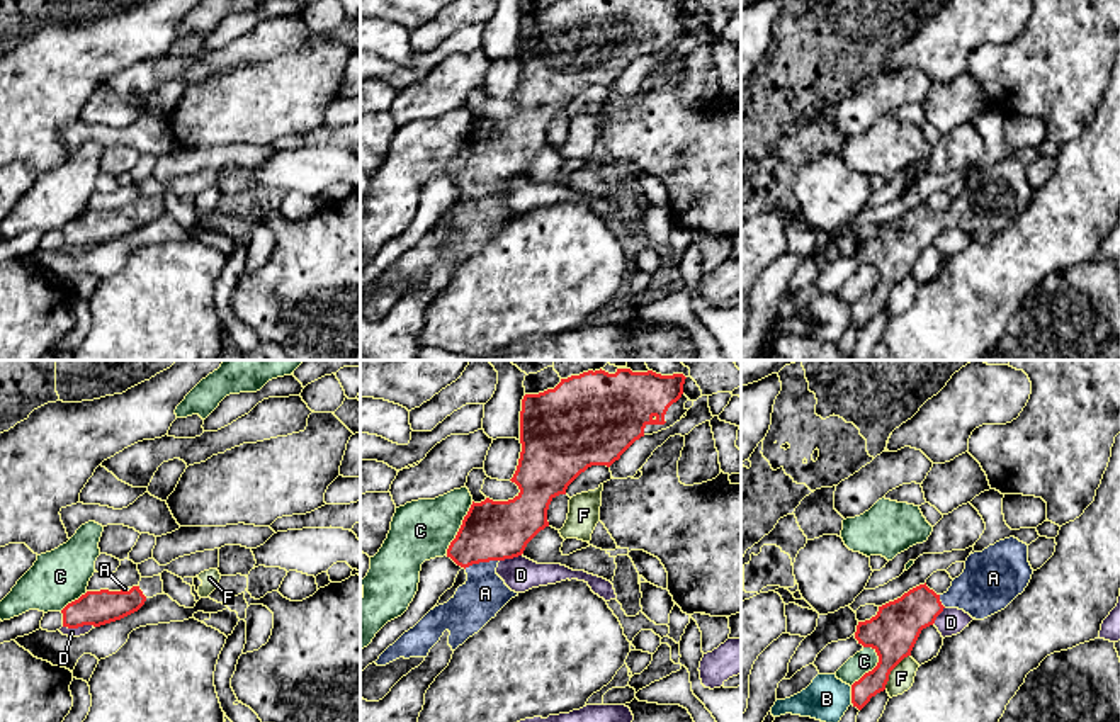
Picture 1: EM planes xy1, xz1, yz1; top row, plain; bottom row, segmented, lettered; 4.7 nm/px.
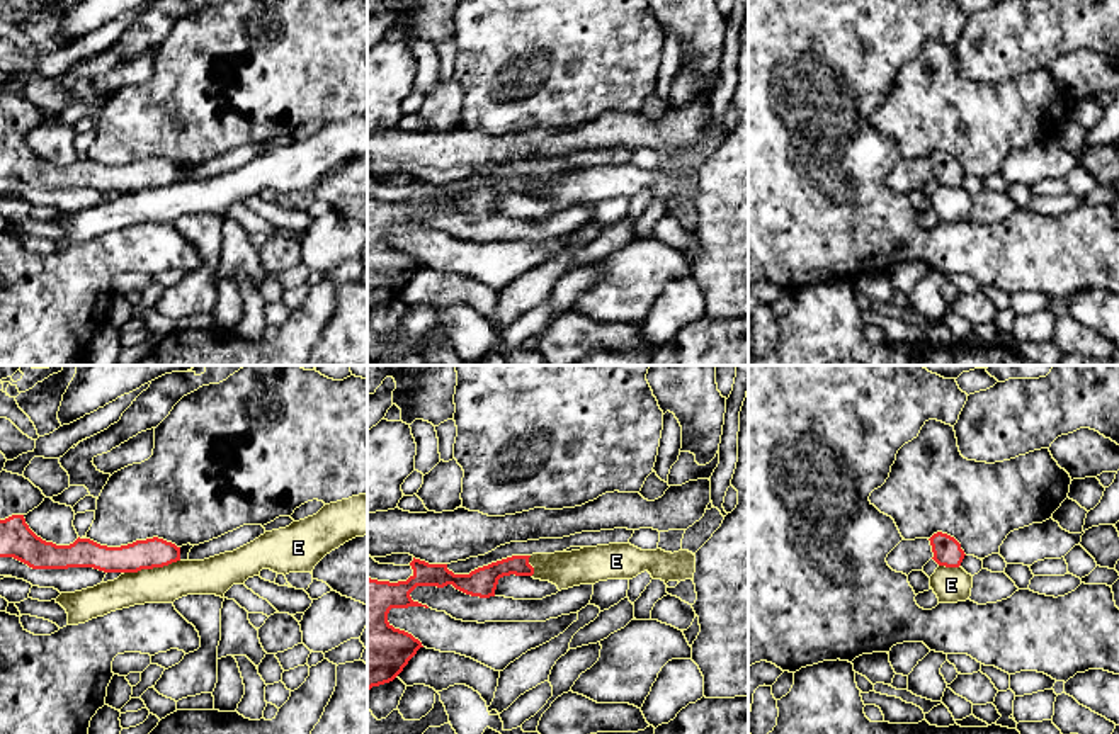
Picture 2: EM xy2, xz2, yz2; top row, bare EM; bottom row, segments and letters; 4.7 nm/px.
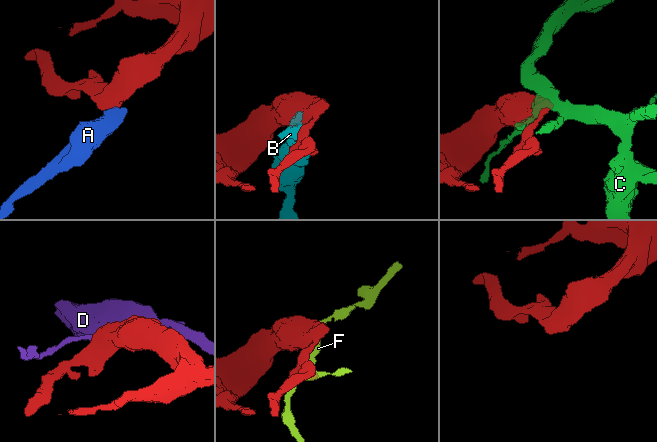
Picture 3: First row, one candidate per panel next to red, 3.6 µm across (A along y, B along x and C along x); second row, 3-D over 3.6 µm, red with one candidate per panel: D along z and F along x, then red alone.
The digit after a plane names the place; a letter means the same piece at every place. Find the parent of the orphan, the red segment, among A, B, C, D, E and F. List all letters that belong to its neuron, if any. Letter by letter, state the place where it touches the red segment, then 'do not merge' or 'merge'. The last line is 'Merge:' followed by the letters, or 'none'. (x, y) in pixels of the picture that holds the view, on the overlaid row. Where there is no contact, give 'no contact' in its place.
A: xz1 (481, 561) | merge
B: yz1 (852, 695) | do not merge
C: xz1 (459, 529) | do not merge
D: xy1 (79, 626) | do not merge
E: xy2 (152, 568) | do not merge
F: yz1 (891, 670) | do not merge
Merge: A

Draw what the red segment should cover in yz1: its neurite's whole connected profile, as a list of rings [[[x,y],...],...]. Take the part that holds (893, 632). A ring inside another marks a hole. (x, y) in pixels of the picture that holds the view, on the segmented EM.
[[[1010,537],[970,554],[964,573],[947,593],[936,595],[925,583],[879,606],[875,617],[857,625],[855,639],[863,647],[872,647],[879,663],[851,685],[853,707],[862,710],[885,690],[891,671],[911,656],[921,630],[933,625],[945,608],[959,608],[984,620],[1021,595],[1032,574],[1028,545]]]

